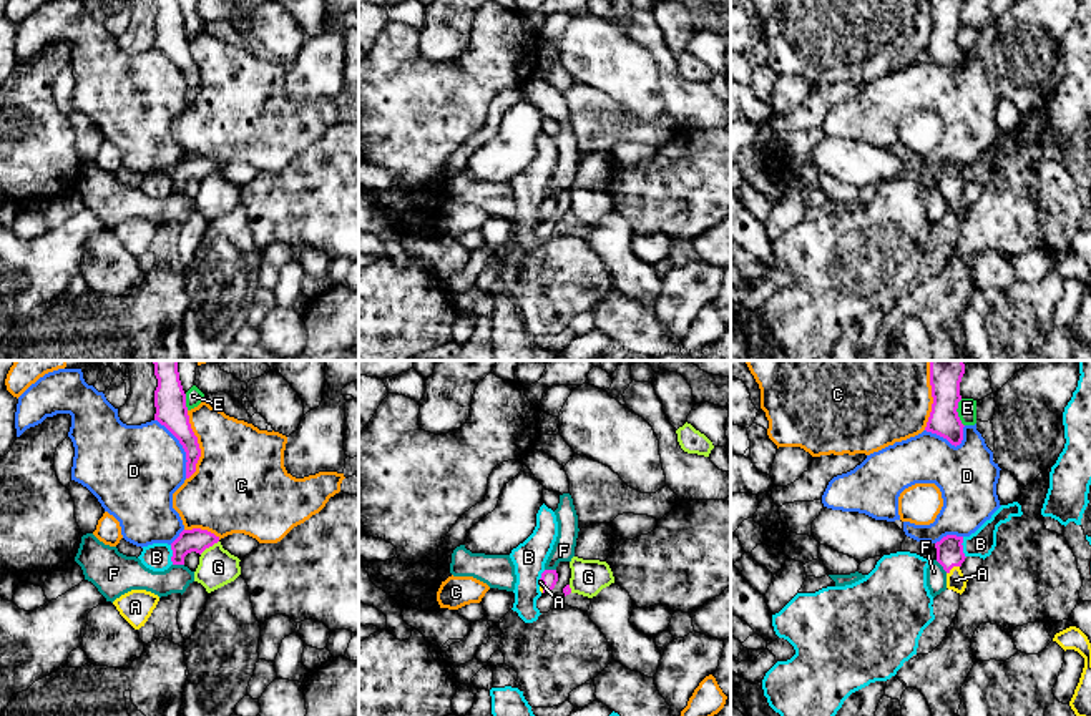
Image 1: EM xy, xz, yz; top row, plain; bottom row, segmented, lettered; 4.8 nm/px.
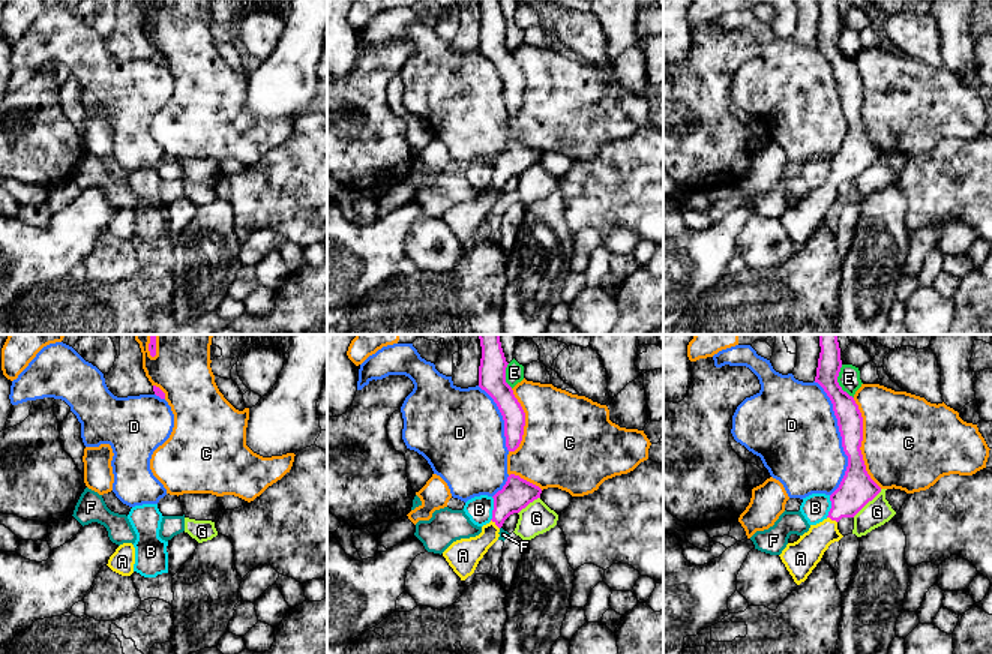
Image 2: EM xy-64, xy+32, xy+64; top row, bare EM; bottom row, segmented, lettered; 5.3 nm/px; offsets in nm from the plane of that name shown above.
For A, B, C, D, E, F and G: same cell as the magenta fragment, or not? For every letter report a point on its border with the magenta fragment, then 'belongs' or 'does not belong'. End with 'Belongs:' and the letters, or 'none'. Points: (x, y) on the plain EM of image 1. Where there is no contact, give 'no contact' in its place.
A: contact yz (952, 195); belongs
B: contact yz (962, 175); does not belong
C: contact xy (198, 73); does not belong
D: contact xy (183, 75); does not belong
E: contact yz (957, 40); does not belong
F: contact yz (942, 193); does not belong
G: contact xy (208, 175); does not belong
Belongs: A

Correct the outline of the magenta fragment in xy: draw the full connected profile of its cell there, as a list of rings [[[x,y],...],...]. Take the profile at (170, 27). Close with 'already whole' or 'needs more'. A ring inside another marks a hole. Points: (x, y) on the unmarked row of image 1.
[[[154,0],[158,15],[154,18],[154,48],[164,53],[186,80],[186,106],[196,100],[201,85],[198,65],[194,63],[183,18],[179,0]]]; already whole

